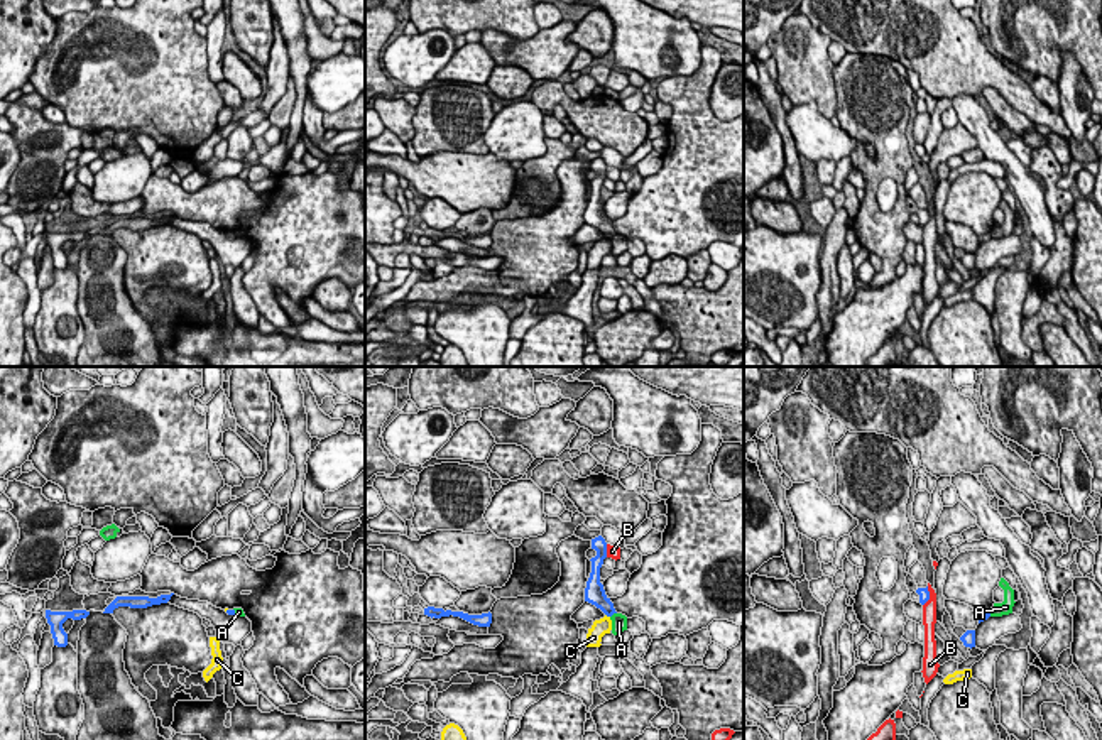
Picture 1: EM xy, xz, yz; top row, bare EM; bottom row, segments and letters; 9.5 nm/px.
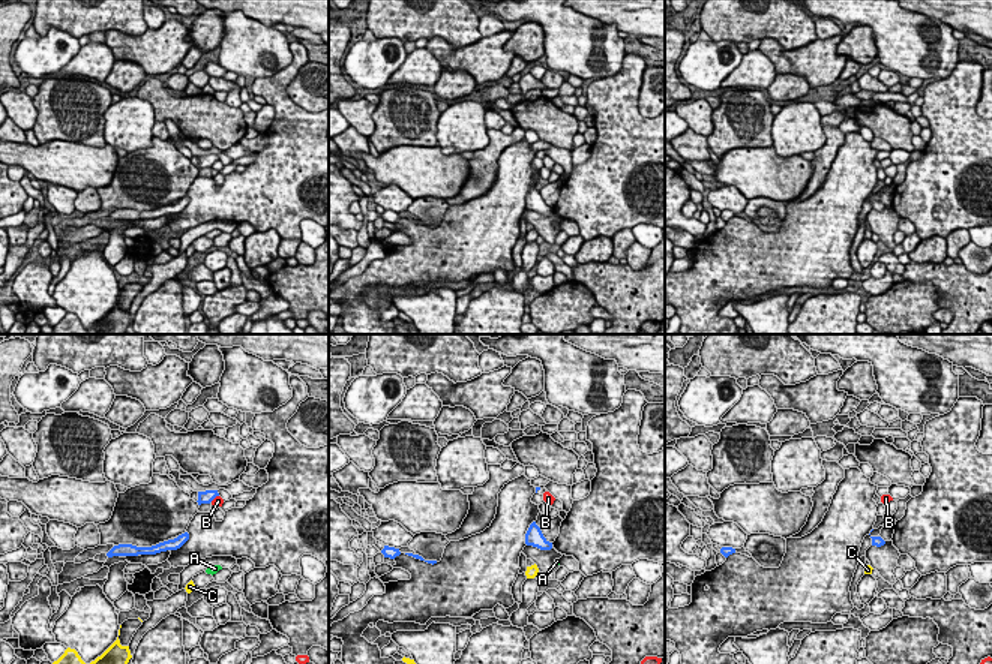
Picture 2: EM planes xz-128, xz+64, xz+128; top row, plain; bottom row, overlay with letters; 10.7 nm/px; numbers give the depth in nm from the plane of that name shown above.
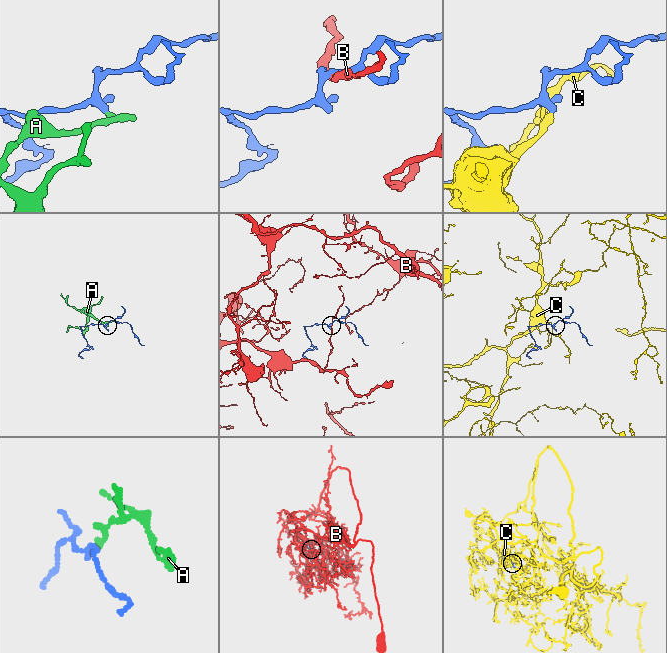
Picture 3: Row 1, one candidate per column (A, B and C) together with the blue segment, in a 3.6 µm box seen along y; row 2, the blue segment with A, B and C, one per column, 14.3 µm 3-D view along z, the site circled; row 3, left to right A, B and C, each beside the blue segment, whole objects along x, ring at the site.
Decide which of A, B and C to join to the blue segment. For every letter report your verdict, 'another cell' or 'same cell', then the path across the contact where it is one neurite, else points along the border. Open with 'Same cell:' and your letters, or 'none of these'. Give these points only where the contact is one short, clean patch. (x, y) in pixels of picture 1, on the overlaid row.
Same cell: none of these
A: another cell; border xz (616, 612), (611, 617)
B: another cell; border xz (605, 544), (607, 556)
C: another cell; border xz (605, 614), (609, 617)

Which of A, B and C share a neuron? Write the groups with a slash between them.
A / B / C

